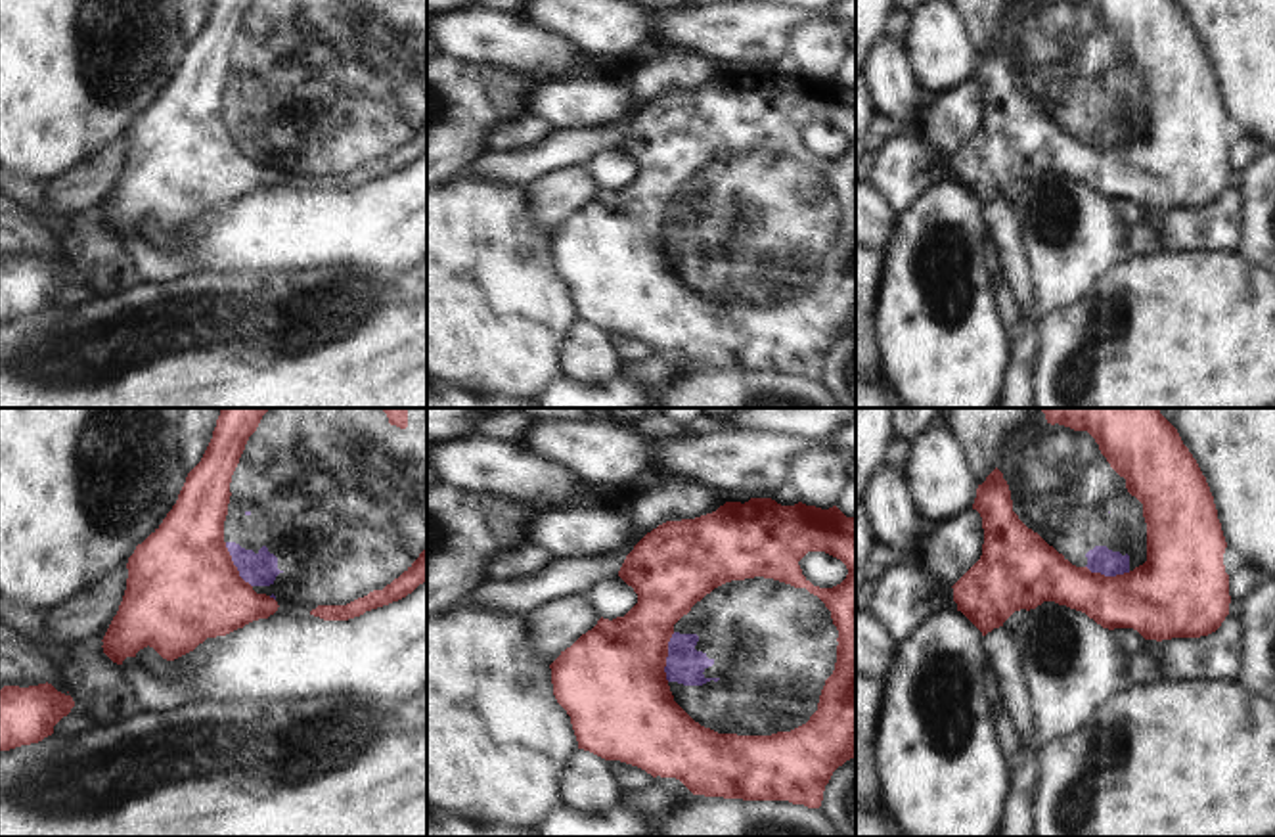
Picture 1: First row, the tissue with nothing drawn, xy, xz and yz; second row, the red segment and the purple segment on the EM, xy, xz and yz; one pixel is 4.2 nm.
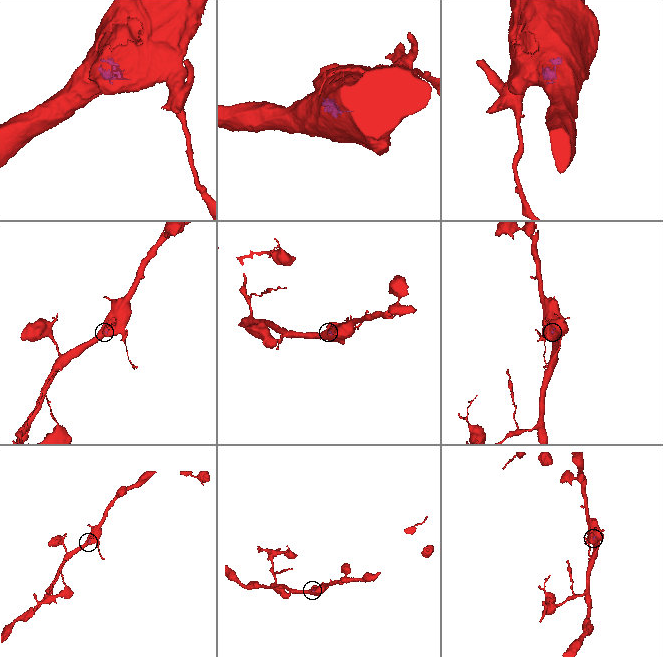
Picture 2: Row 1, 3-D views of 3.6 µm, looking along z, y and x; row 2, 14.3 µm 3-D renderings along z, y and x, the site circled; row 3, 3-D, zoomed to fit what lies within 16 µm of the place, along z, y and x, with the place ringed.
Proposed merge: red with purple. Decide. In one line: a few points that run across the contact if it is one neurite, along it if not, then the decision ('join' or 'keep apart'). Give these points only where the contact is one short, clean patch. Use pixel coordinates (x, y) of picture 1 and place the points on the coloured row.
join

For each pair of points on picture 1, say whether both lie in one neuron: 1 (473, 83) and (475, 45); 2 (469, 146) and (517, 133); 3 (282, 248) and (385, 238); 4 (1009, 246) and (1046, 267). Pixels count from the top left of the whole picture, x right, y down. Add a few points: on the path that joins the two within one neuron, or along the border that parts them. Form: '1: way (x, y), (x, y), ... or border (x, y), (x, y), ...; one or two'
1: border (447, 54), (475, 64), (496, 64), (517, 73); two
2: border (521, 115), (498, 121), (487, 133), (485, 150); two
3: way (307, 238), (360, 238); one
4: border (1015, 209), (1021, 221), (1025, 259), (1036, 297); two

